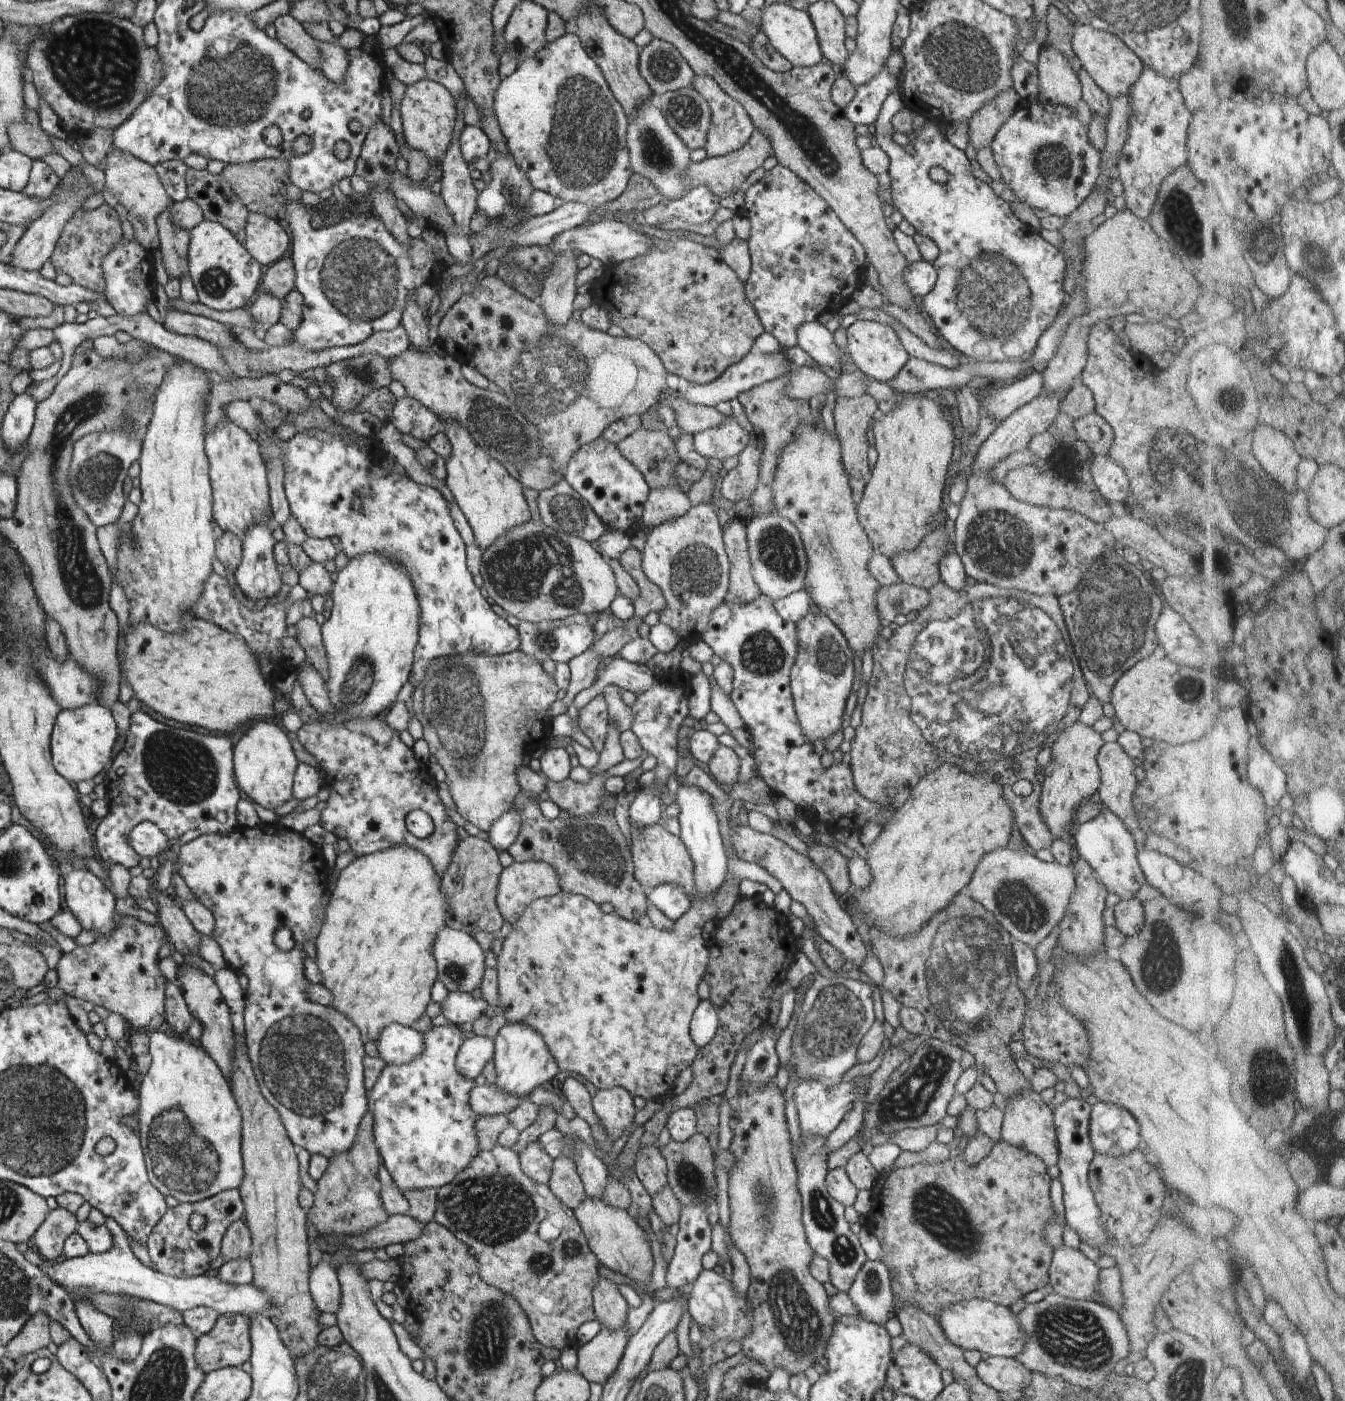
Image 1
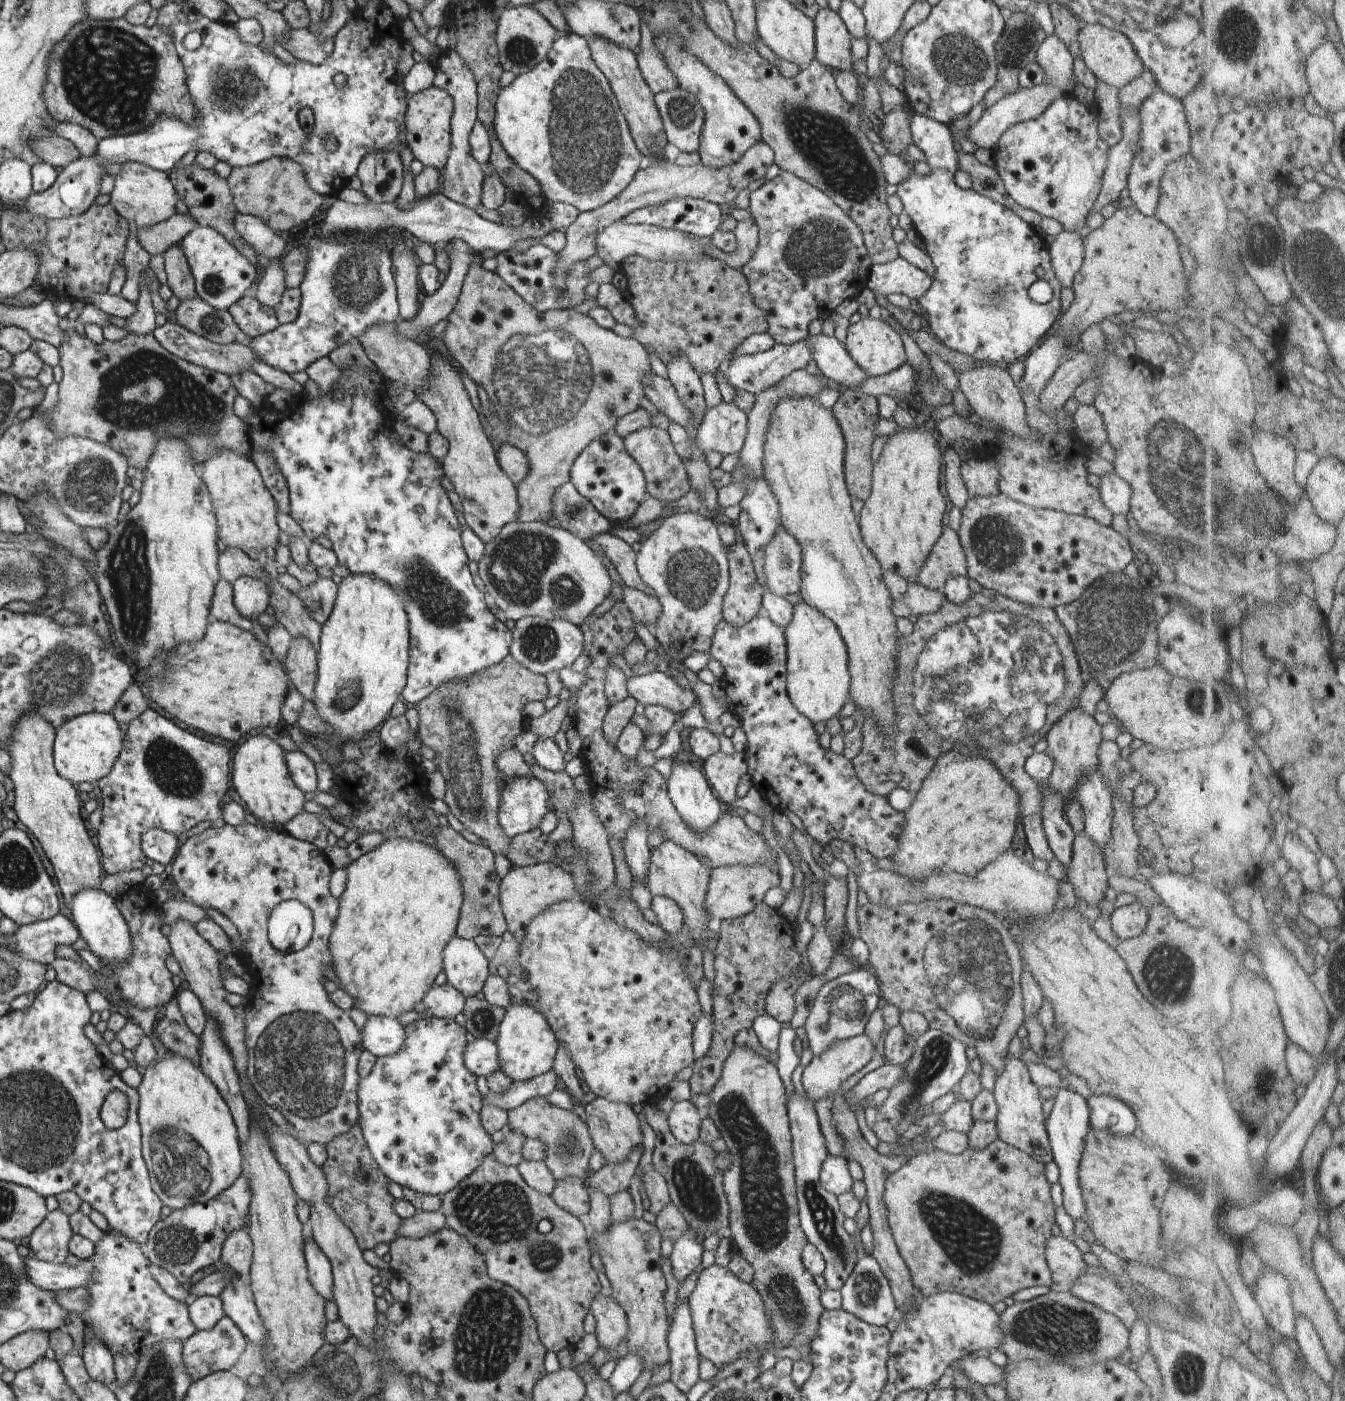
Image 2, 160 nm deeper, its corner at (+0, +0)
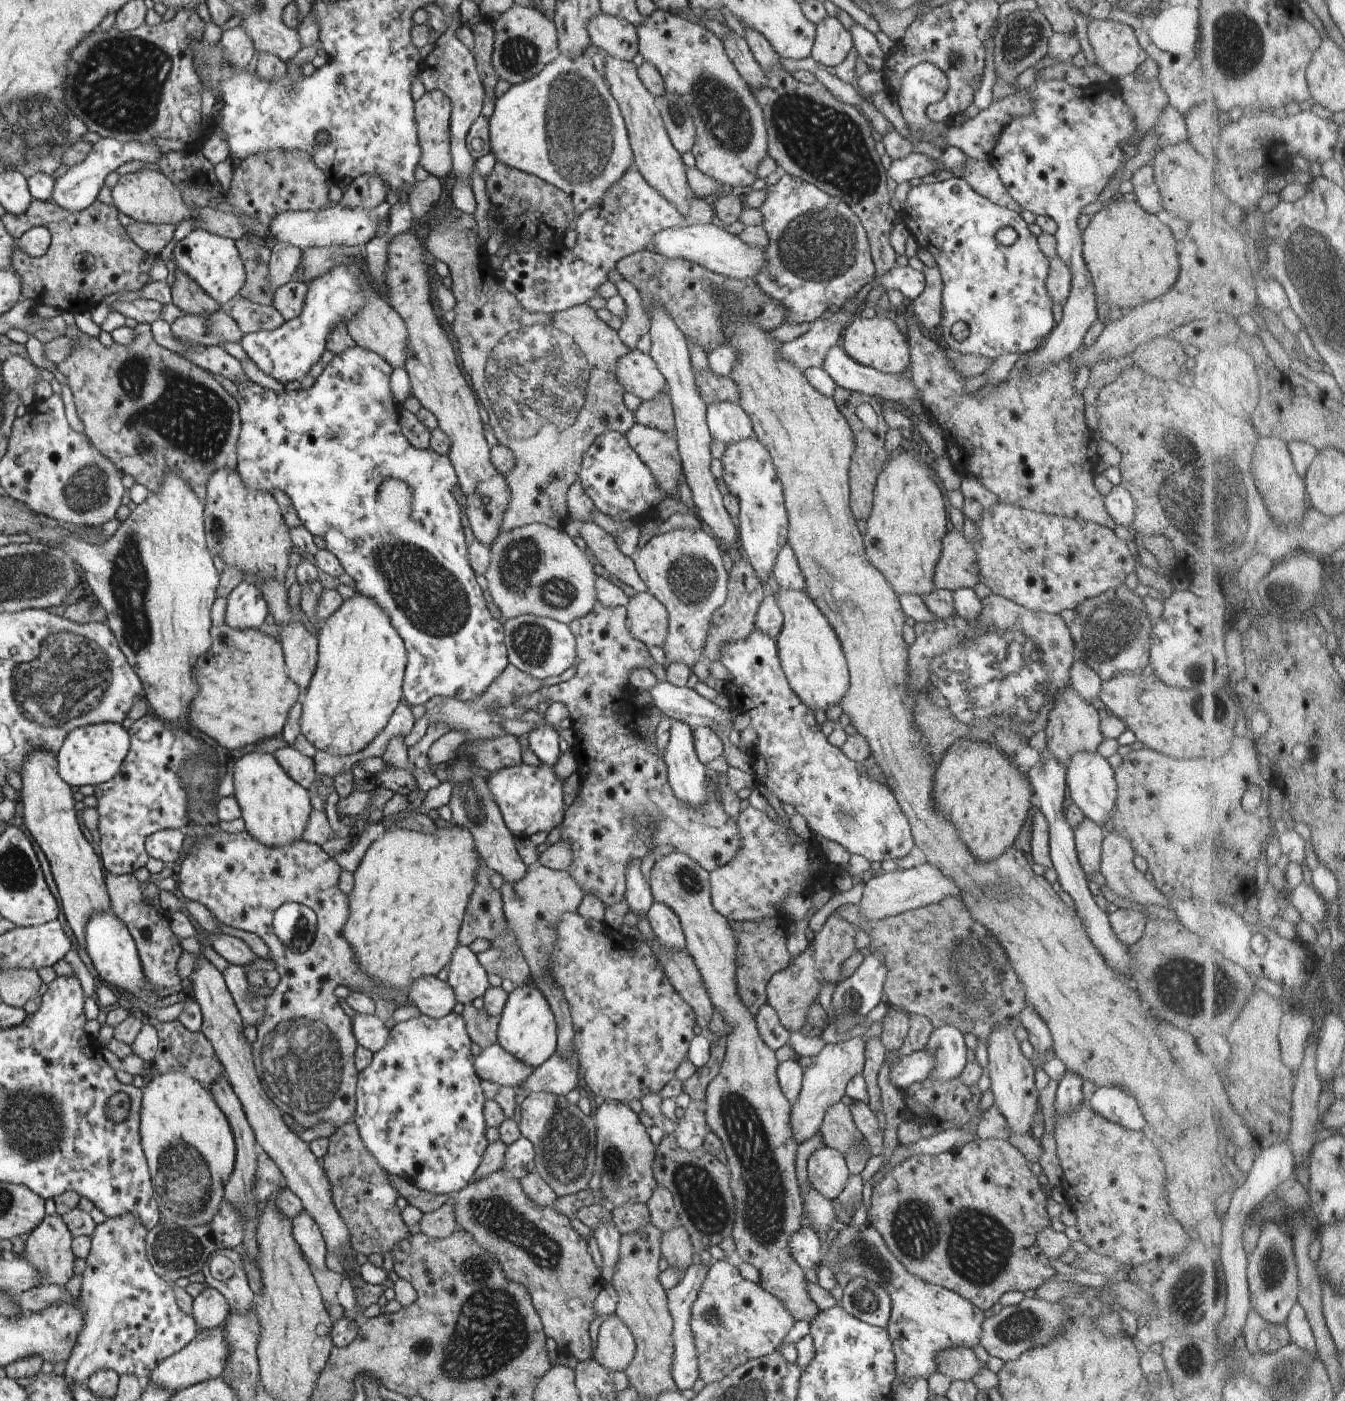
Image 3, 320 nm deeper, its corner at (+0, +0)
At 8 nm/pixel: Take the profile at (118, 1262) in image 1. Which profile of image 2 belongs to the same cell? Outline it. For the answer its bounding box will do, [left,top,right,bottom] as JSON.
[25,1257,92,1292]

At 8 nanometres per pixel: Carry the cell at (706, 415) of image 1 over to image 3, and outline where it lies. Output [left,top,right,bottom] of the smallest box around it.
[617,349,667,401]

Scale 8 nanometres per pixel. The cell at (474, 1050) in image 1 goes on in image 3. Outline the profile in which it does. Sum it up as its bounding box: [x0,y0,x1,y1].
[474,1042,535,1088]

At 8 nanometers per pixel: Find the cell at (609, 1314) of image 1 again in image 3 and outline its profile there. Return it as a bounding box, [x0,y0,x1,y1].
[592,1317,637,1372]

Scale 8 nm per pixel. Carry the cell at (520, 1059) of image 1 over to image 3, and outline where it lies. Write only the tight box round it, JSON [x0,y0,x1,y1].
[497,983,557,1066]

